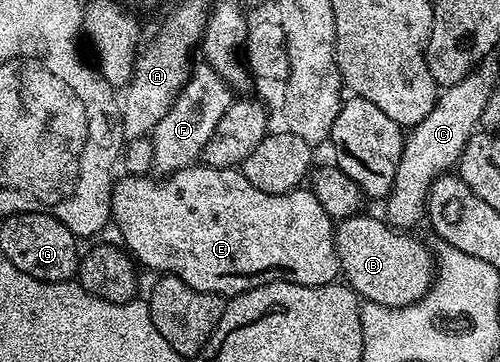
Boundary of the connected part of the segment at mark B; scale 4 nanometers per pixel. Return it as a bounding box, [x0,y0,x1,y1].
[335,214,434,308]

